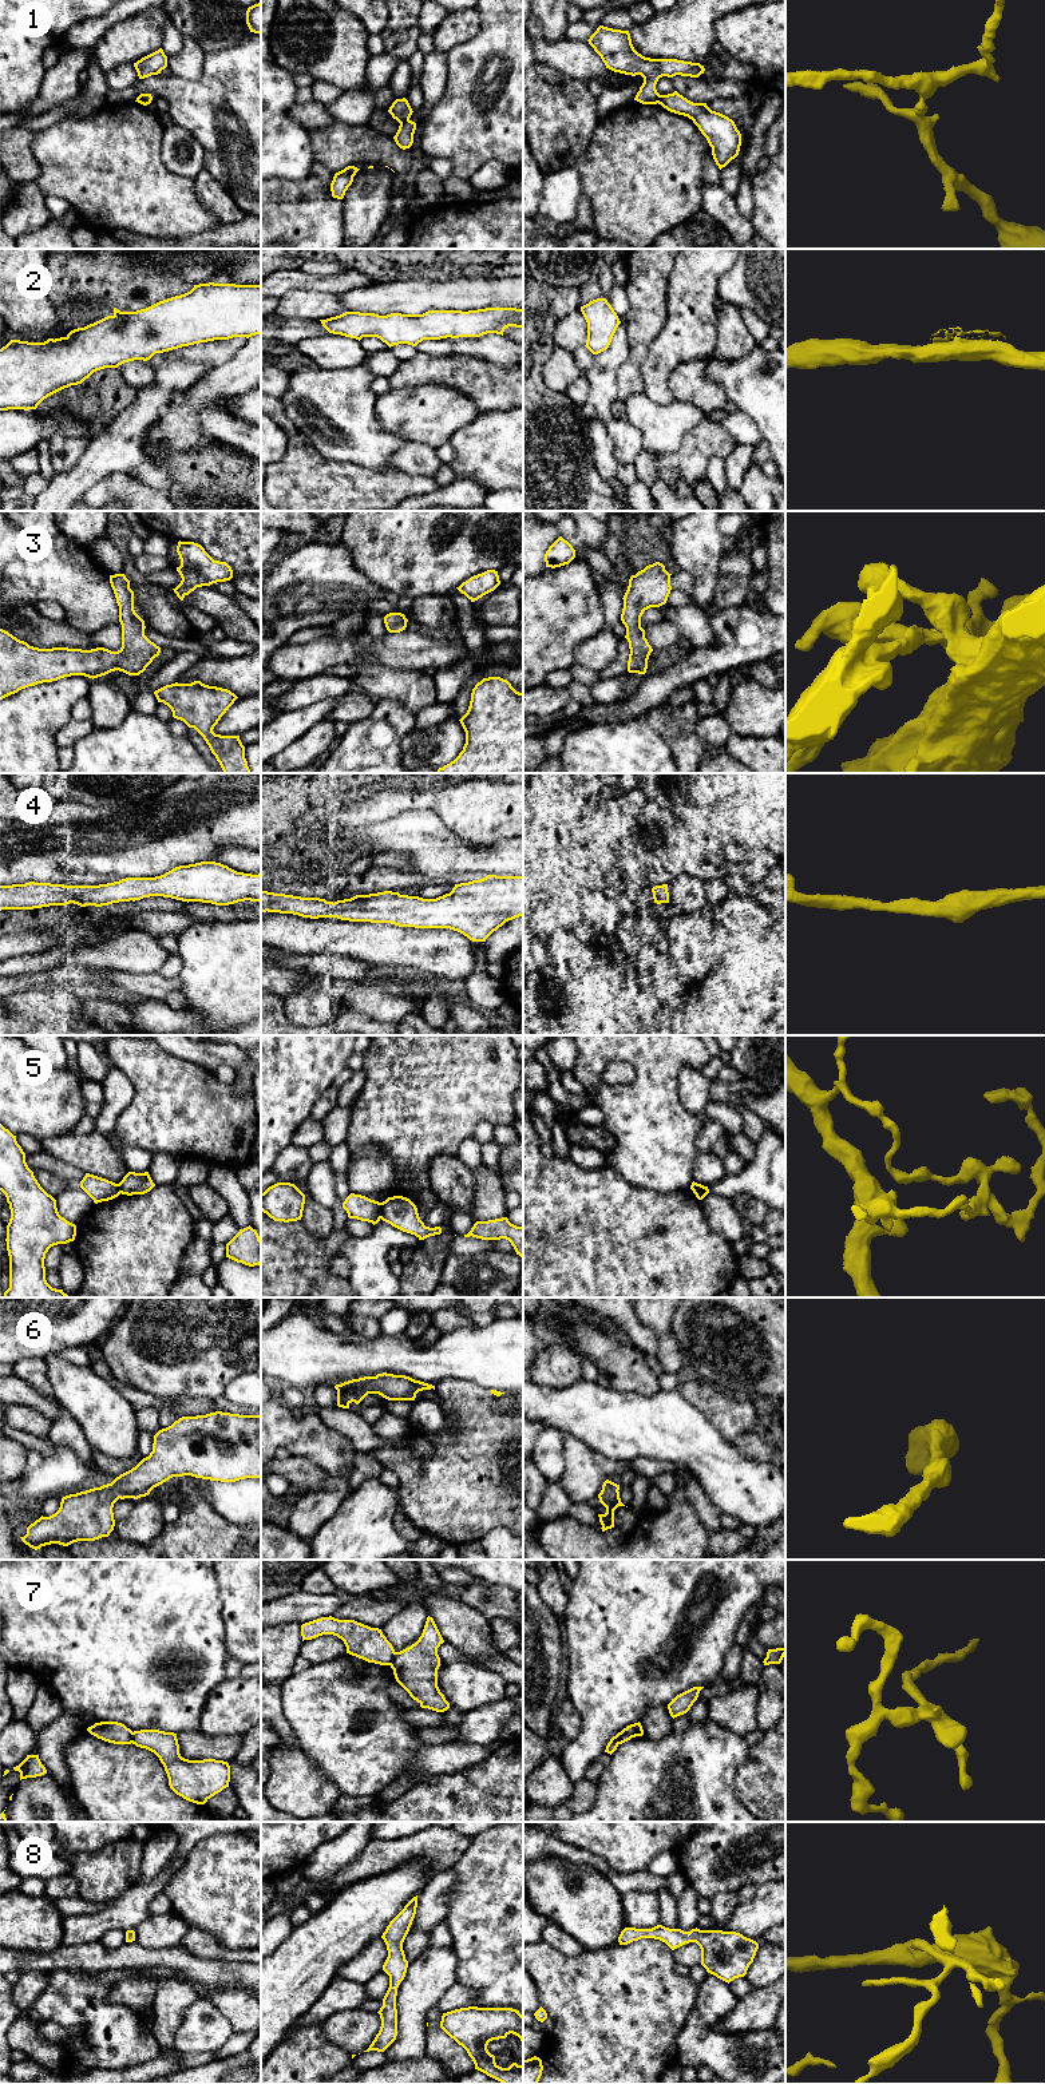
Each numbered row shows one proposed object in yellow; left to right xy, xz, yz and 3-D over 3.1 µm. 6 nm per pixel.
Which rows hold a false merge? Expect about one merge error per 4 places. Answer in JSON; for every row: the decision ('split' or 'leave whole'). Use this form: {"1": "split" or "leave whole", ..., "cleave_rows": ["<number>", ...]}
{"1": "split", "2": "leave whole", "3": "leave whole", "4": "leave whole", "5": "split", "6": "leave whole", "7": "split", "8": "leave whole", "cleave_rows": ["1", "5", "7"]}

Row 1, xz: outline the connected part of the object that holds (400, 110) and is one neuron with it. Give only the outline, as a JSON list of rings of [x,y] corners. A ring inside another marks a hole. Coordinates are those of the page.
[[[405,98],[396,99],[389,107],[388,112],[396,119],[399,123],[409,120],[412,115],[412,108]]]

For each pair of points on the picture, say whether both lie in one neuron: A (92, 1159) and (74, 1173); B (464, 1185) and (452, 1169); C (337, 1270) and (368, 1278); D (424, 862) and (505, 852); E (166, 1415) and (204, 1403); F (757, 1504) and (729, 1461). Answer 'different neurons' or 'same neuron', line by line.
A: different neurons
B: same neuron
C: different neurons
D: same neuron
E: same neuron
F: same neuron

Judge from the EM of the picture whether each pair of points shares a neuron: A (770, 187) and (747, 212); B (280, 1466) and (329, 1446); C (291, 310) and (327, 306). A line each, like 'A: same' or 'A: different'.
A: different
B: different
C: same

